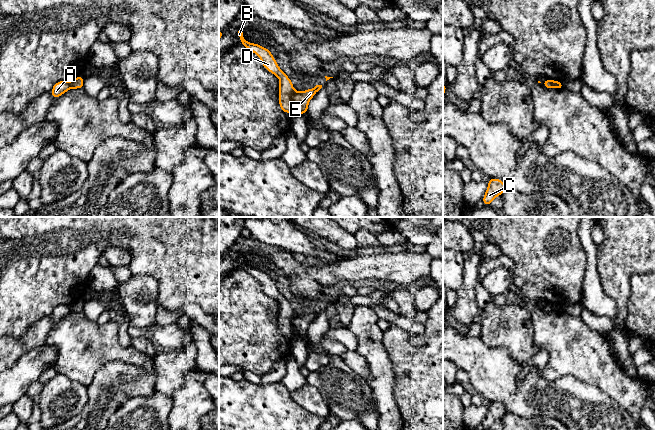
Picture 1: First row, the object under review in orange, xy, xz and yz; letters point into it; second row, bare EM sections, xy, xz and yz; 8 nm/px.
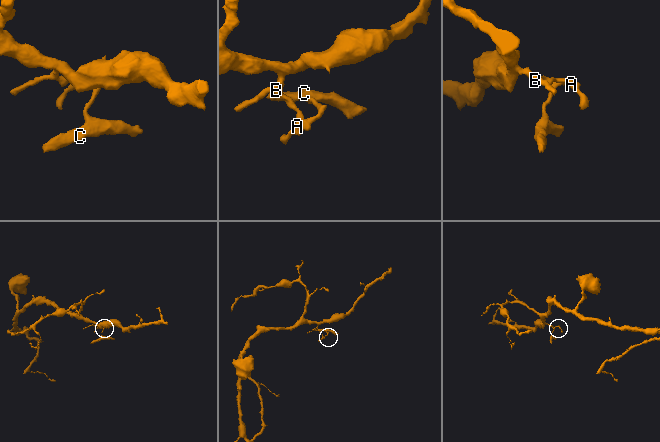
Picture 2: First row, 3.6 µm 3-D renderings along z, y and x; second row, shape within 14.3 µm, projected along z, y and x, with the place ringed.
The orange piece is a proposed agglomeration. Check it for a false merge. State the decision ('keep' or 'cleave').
cleave

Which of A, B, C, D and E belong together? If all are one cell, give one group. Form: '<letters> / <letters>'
A B D / C E

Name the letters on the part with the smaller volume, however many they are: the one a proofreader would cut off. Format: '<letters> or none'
C, E

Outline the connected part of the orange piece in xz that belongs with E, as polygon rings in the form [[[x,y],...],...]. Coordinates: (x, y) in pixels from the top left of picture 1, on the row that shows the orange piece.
[[[316,85],[314,88],[304,90],[303,92],[294,92],[292,94],[292,101],[294,103],[294,113],[296,115],[303,115],[308,112],[308,103],[316,93],[322,88],[322,85]]]

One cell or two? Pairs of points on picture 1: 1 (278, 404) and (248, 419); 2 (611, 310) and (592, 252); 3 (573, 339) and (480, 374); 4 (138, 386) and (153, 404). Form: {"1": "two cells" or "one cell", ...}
{"1": "one cell", "2": "one cell", "3": "two cells", "4": "two cells"}

